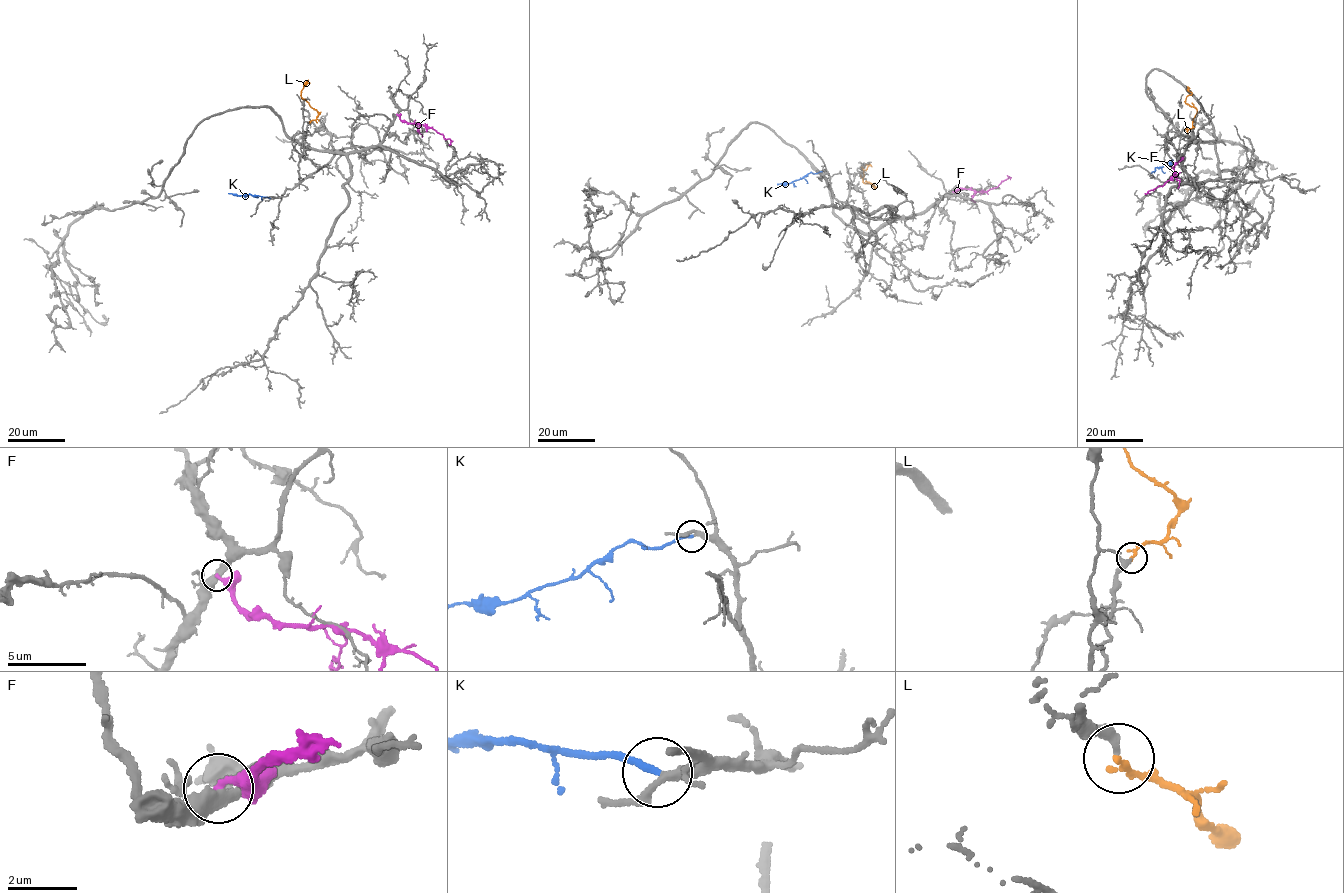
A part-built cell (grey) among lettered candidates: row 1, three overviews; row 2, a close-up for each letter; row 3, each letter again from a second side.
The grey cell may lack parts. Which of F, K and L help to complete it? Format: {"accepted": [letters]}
{"accepted": ["K"]}

